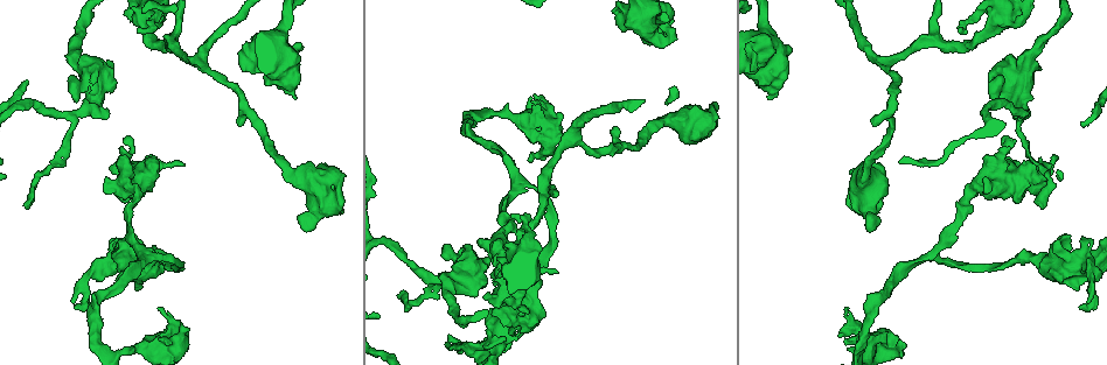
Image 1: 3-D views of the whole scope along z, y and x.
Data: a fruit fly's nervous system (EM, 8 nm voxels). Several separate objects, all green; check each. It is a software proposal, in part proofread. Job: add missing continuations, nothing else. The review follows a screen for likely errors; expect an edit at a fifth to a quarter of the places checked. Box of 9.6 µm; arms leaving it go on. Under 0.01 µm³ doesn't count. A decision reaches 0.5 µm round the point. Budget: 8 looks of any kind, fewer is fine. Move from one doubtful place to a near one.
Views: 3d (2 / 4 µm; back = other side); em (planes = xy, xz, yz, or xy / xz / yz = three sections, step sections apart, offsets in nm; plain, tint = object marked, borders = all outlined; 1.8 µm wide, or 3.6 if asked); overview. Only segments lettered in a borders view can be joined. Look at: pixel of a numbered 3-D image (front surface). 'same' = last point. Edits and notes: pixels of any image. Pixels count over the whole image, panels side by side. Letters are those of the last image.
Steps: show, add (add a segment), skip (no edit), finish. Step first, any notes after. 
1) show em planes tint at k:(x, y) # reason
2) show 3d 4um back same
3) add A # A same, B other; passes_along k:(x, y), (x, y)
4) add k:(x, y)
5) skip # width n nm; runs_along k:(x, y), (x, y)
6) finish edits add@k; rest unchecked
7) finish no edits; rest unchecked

show 3d 2um at 1:(1009, 156) # branch stops here

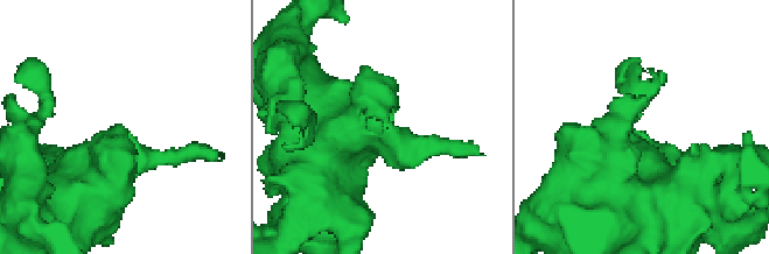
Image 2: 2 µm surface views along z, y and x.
show em planes plain at 2:(117, 124)

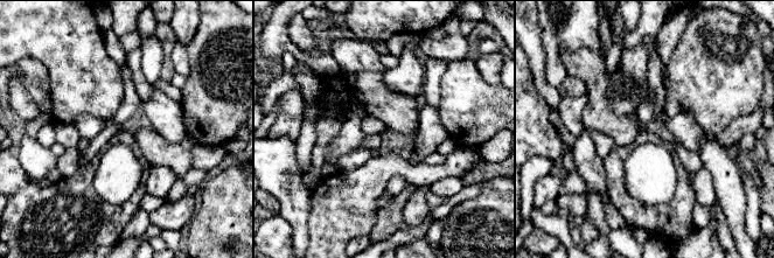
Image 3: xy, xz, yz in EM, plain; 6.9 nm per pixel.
show em planes borders same

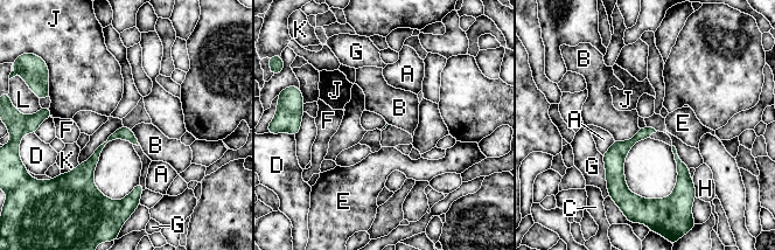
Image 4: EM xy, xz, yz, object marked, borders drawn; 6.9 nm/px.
skip # A other, B other, C other, D other, E other, F other, G other, H other, J other, K other, L other; runs_along 4:(127, 131), (99, 148), (86, 186); no lettered segment goes on from it

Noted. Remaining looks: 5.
show 3d 4um at 1:(340, 186) # branch stops here

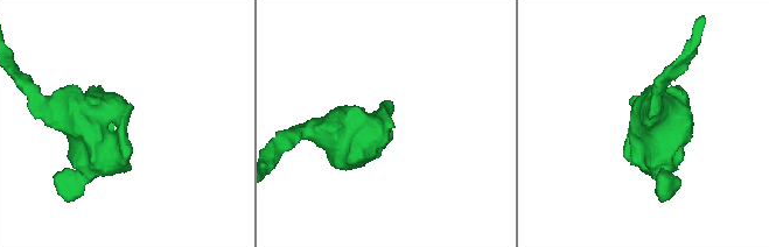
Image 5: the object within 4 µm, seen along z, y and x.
show em planes borders at 5:(124, 125)

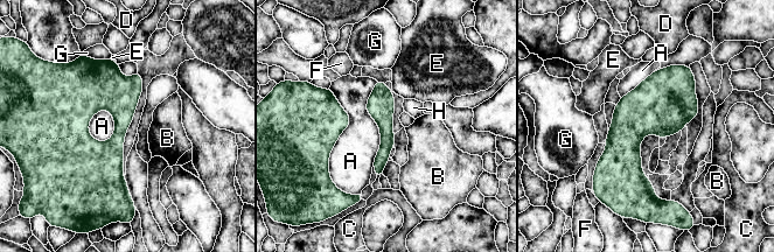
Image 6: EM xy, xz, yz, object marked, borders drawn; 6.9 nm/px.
skip # A other, B other, C other, D other, E other, F other, G other, H other; runs_along 6:(378, 83), (385, 149), (377, 173); none of them fits

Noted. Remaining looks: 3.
show 3d 4um at 1:(1081, 307) # an open end

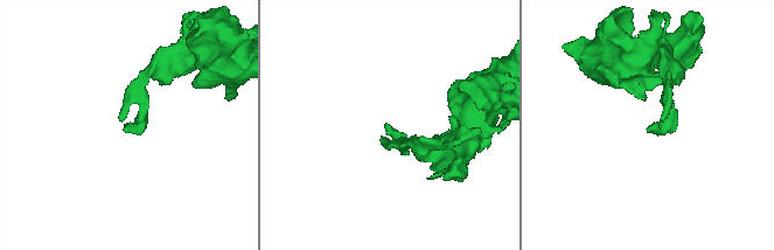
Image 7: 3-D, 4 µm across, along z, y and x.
show em 3.6um planes borders at 7:(648, 132)

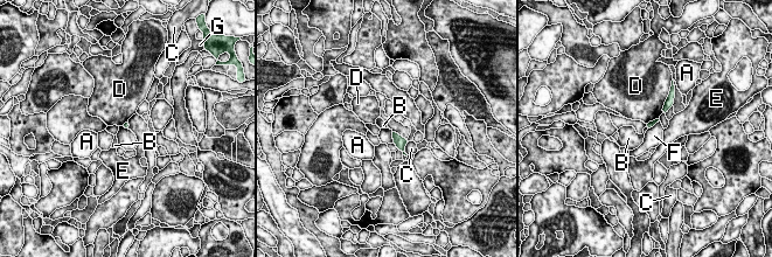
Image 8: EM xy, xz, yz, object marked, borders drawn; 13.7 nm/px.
skip # longest_contact D 300 nm; A other, B other, C other, D other, E other, F other, G other; none of them fits

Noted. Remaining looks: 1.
finish no edits; rest unchecked

